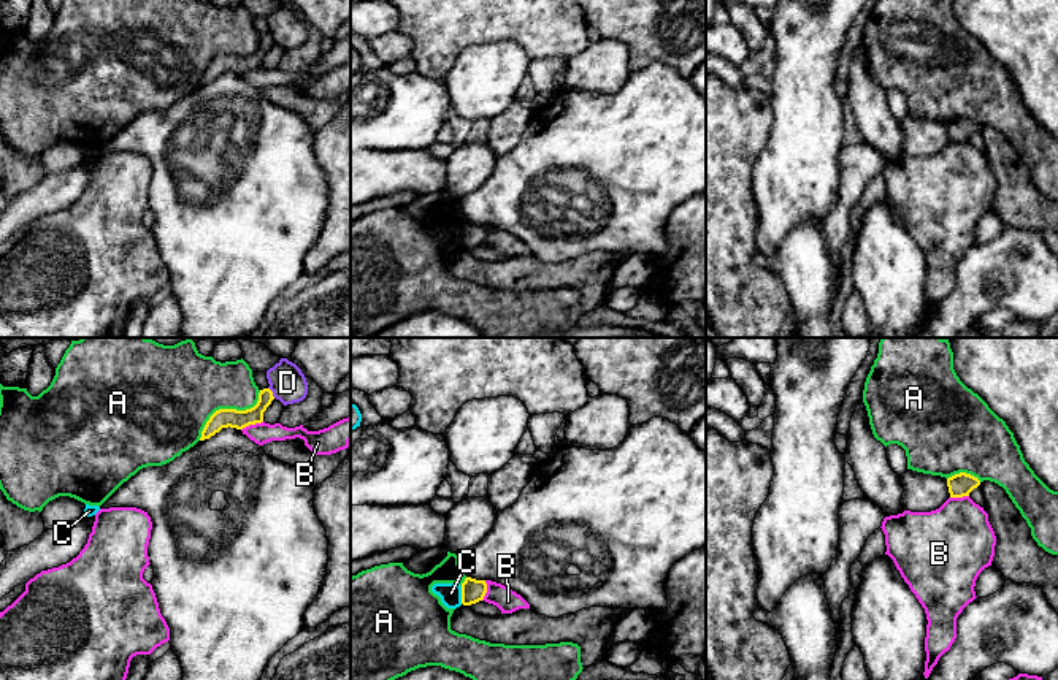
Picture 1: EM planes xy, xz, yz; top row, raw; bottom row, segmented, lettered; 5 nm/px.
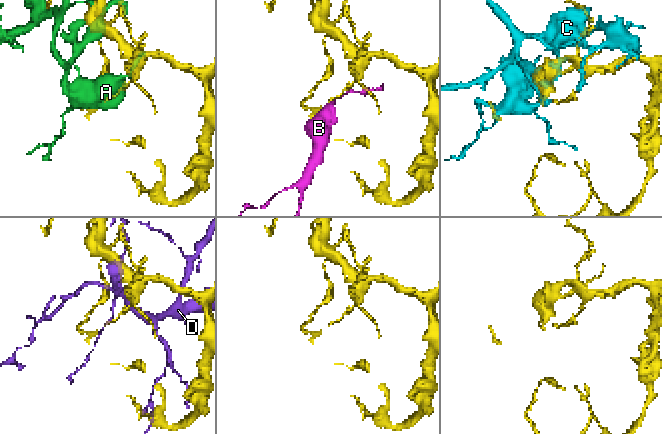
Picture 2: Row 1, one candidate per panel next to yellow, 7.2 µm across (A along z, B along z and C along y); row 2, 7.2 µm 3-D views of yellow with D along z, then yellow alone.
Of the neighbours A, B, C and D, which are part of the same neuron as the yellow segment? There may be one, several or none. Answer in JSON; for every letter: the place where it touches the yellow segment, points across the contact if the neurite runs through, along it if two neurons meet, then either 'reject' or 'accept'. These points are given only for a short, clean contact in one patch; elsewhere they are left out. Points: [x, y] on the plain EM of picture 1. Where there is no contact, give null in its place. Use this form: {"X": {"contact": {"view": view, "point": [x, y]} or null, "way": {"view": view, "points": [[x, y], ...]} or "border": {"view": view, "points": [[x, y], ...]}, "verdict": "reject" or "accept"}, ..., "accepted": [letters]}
{"A": {"contact": {"view": "xy", "point": [227, 54]}, "verdict": "reject"}, "B": {"contact": {"view": "xy", "point": [251, 68]}, "verdict": "reject"}, "C": {"contact": {"view": "xz", "point": [462, 240]}, "verdict": "reject"}, "D": {"contact": {"view": "xy", "point": [272, 37]}, "verdict": "reject"}, "accepted": []}

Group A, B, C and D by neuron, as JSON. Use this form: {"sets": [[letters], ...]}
{"sets": [["A"], ["B"], ["C"], ["D"]]}

